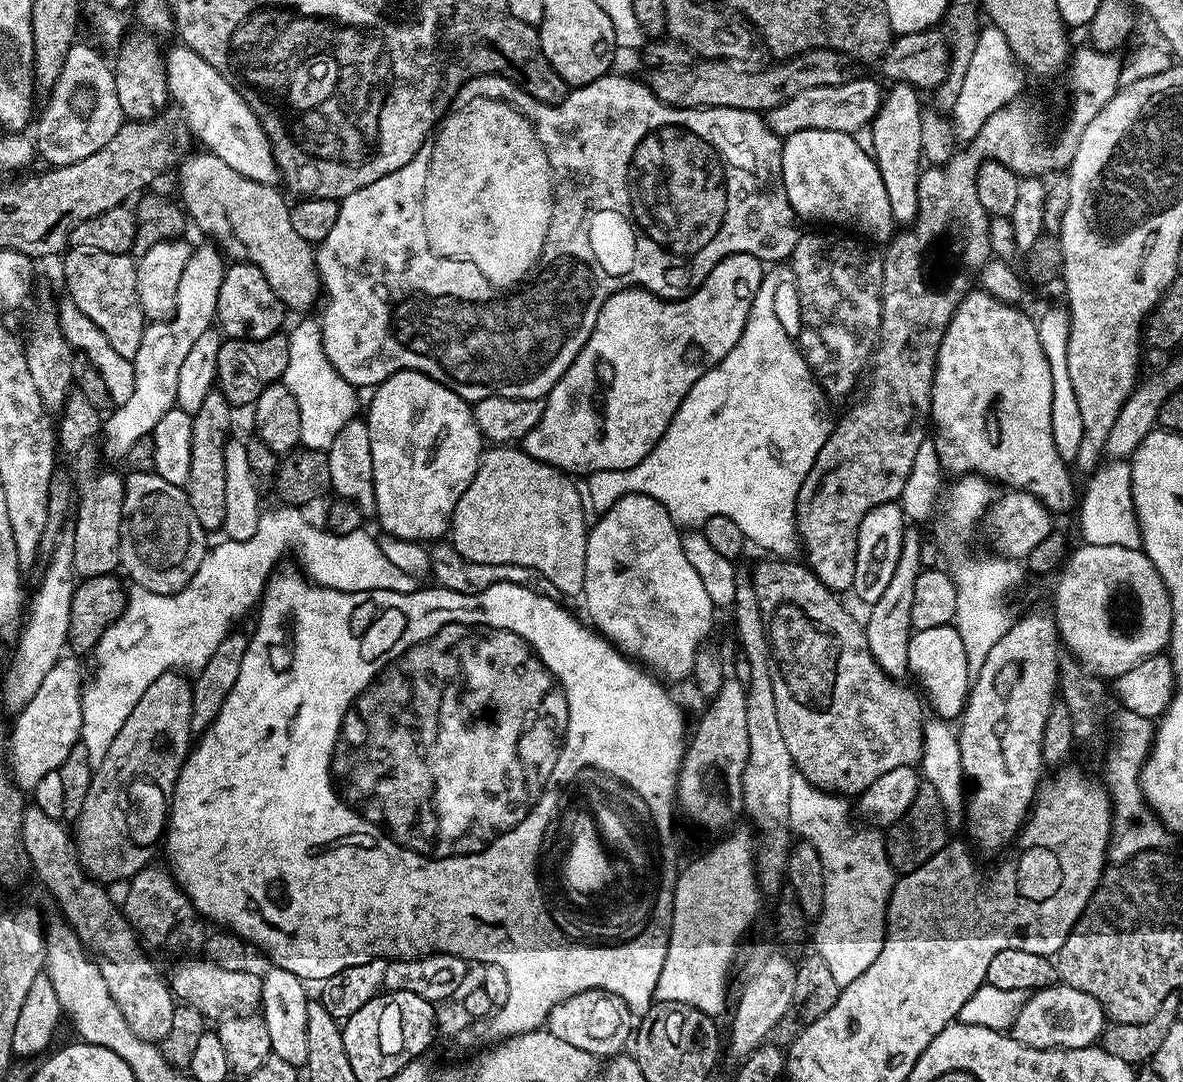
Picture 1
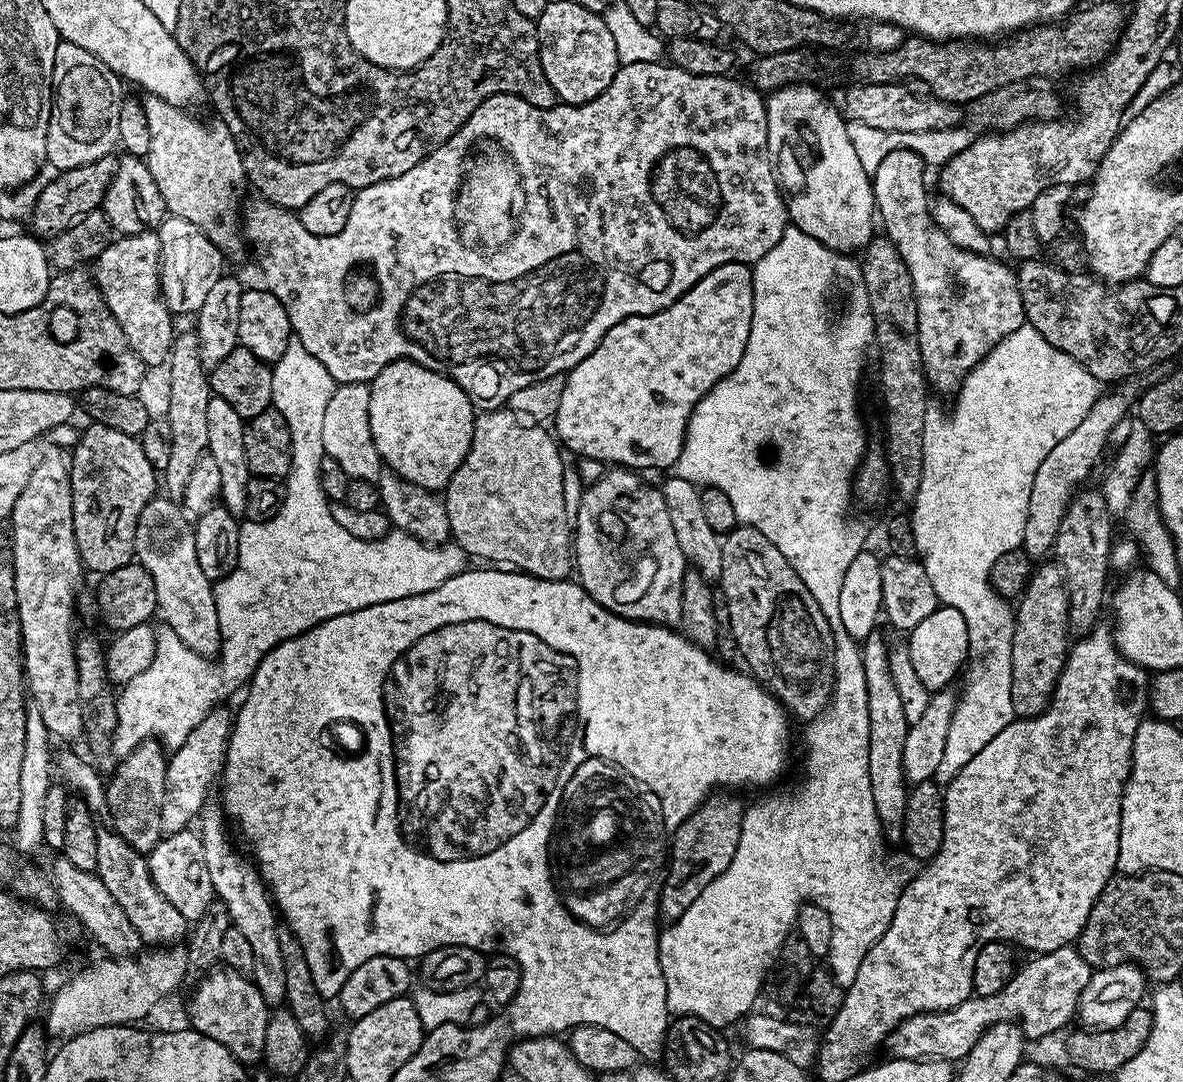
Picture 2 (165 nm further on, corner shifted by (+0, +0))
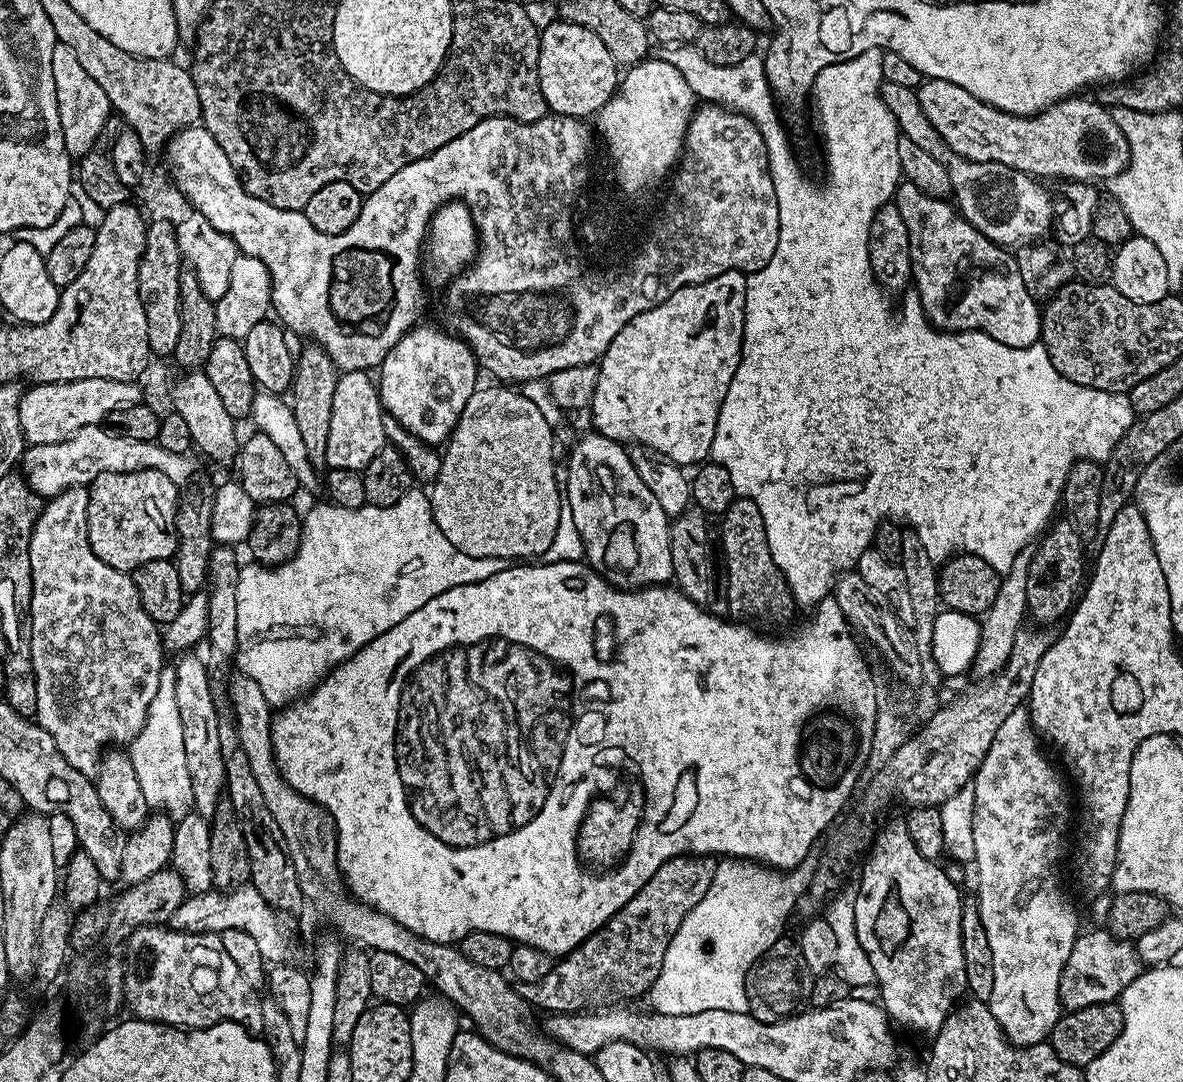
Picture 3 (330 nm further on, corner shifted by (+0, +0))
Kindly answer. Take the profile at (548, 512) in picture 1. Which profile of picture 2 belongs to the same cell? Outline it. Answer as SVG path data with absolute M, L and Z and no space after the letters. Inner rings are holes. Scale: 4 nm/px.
M511 410L481 411L476 417L470 450L466 454L462 466L458 466L458 470L450 478L442 499L444 508L448 512L448 530L451 539L469 557L481 556L484 559L481 561L499 562L501 565L511 566L513 569L526 572L529 576L536 576L539 580L567 580L574 568L574 528L566 525L564 521L564 506L561 499L560 463L564 461L565 457L562 455L562 448L558 443L557 437L549 429L548 433L544 428L547 427L525 422Z

